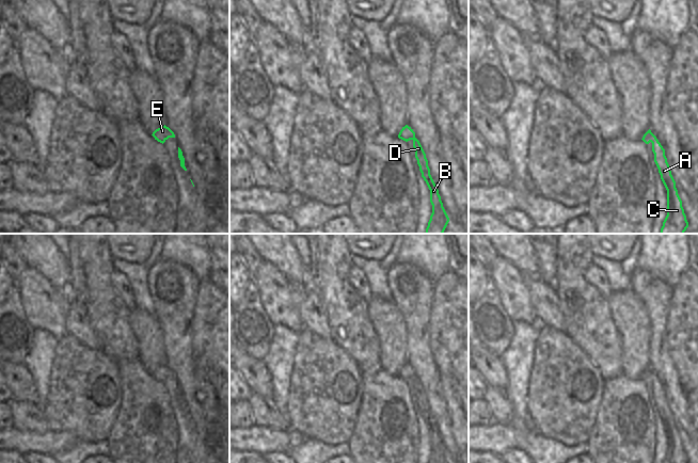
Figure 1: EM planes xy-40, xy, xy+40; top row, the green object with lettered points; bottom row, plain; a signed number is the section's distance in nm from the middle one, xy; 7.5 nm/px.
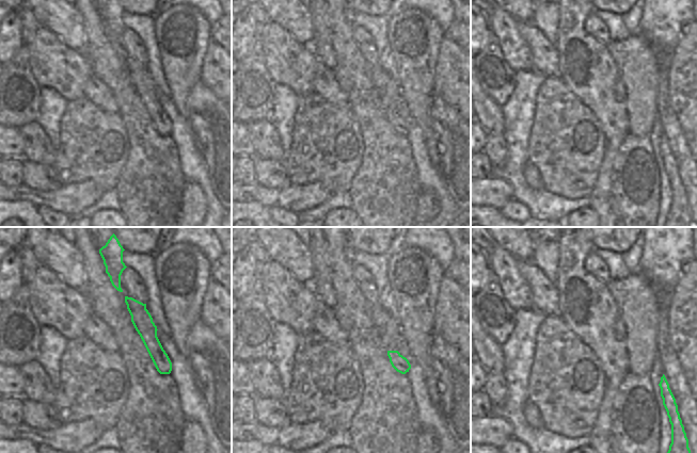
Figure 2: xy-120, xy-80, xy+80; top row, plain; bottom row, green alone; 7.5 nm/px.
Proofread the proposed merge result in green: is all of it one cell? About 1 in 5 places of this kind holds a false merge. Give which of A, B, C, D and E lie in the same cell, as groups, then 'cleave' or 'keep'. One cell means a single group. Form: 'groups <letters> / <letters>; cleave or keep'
groups A B C D E; keep

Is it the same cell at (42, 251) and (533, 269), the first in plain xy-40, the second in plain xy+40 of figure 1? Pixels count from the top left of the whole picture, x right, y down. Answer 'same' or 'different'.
same

